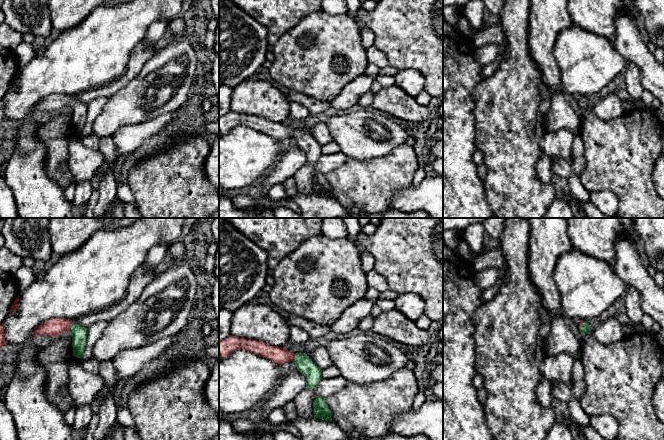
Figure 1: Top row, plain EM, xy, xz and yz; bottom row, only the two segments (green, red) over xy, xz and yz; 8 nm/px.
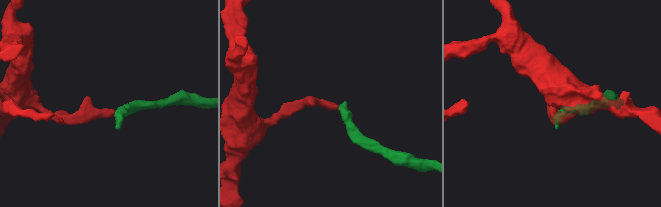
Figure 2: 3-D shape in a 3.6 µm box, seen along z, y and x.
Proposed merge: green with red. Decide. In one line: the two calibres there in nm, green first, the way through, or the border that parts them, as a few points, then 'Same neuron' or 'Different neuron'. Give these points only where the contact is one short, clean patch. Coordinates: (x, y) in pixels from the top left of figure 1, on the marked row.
Thickness 130 nm (green) against 150 nm. Path across: xy (79, 333), (71, 327), (54, 327). Same neuron

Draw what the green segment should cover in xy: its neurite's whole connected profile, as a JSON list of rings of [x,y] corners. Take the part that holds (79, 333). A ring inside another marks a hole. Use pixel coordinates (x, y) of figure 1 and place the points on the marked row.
[[[51,318],[33,331],[33,337],[47,335],[57,337],[69,332],[72,335],[73,355],[77,358],[84,356],[88,329],[66,318]]]

